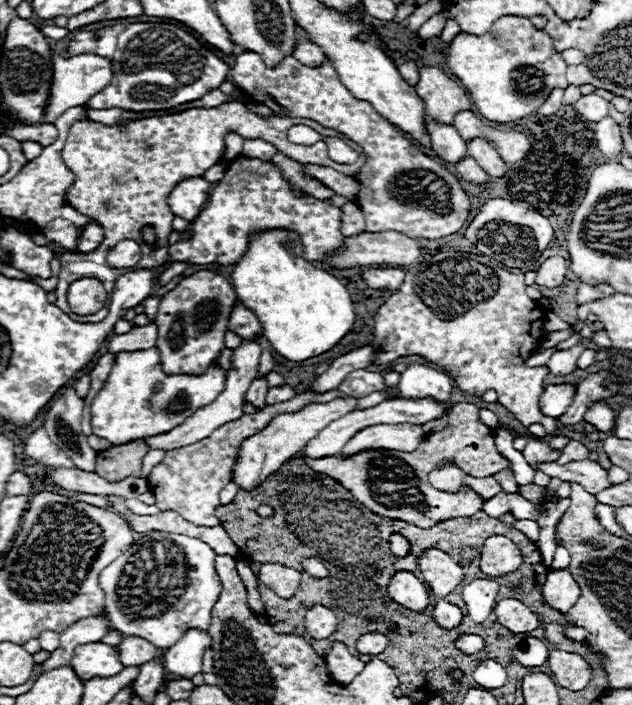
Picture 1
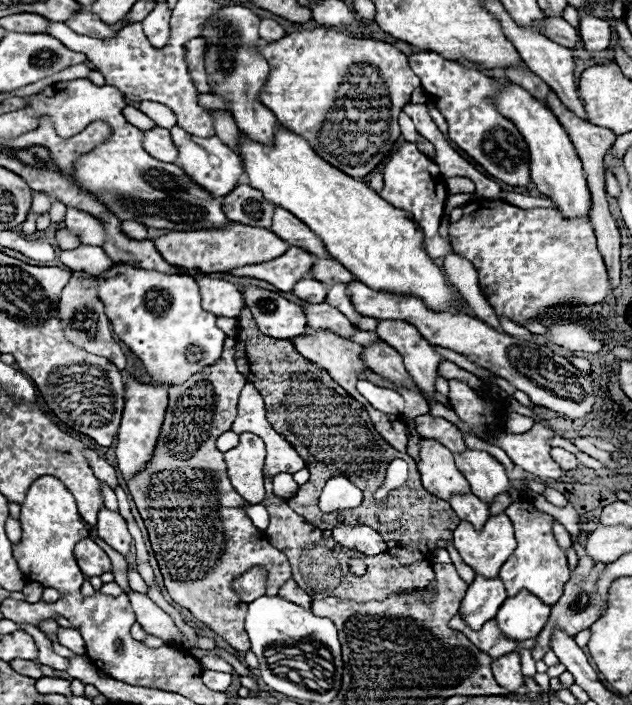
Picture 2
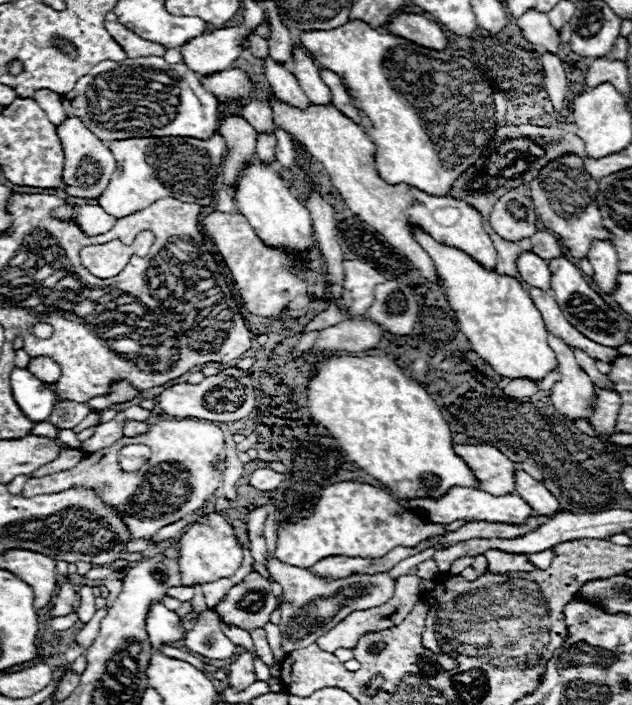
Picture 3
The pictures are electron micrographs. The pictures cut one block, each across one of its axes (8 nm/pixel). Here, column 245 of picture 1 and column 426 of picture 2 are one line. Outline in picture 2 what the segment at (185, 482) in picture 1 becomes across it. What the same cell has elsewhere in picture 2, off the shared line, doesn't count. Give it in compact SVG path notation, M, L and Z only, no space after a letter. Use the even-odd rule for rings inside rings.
M418 416L416 418L416 430L422 438L426 440L438 440L442 446L446 446L452 452L464 452L464 440L460 436L460 430L444 420L444 418L434 418L434 416Z

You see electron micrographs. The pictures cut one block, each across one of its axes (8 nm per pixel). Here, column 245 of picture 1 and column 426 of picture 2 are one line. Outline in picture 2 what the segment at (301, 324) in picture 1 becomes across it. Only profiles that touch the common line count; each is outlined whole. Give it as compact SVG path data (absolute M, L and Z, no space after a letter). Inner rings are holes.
M284 126L276 128L274 142L270 146L254 142L244 132L240 132L238 150L240 150L242 164L244 164L244 172L250 178L250 186L260 190L266 196L266 200L270 200L276 206L292 212L312 232L316 232L322 238L328 254L334 260L338 260L342 266L350 268L350 272L354 272L354 276L360 282L364 282L366 286L376 288L376 290L402 292L402 294L408 294L408 296L418 296L432 310L436 310L436 308L444 310L446 306L452 306L456 292L448 286L444 272L434 264L434 260L430 256L426 256L426 252L422 248L422 240L424 240L422 230L420 230L420 226L416 226L410 212L394 208L392 204L382 200L364 182L350 178L348 174L330 166L326 160L322 160L314 152L314 148L302 136L294 134L292 130L288 130Z

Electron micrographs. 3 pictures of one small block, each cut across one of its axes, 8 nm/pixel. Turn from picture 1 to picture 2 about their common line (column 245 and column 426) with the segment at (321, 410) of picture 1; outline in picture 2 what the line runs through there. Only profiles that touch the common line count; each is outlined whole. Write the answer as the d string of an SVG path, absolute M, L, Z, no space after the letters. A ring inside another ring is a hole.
M420 440L418 470L424 488L442 500L450 500L454 494L470 492L470 484L456 468L452 452L442 448L442 444Z

